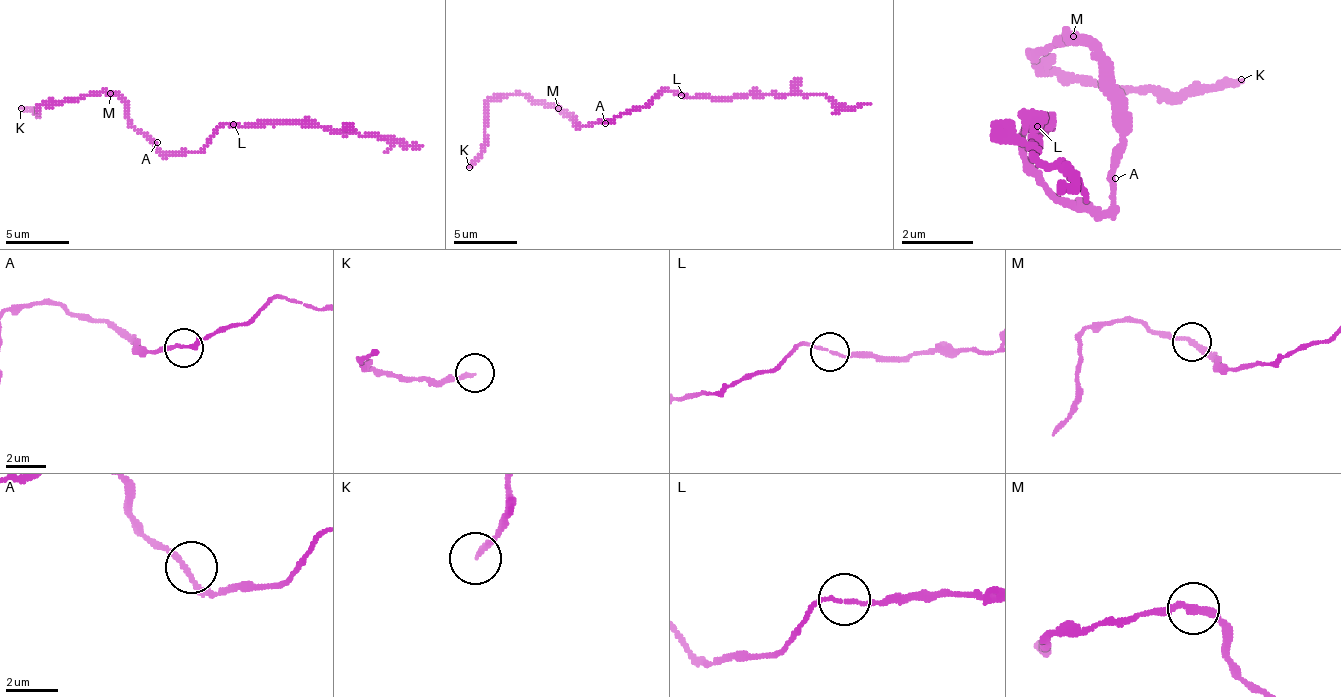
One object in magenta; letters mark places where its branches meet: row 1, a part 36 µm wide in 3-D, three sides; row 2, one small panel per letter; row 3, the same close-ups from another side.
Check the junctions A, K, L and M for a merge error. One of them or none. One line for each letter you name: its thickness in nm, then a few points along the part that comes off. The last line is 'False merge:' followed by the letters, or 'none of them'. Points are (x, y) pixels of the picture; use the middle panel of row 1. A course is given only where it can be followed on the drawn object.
False merge: none of them

